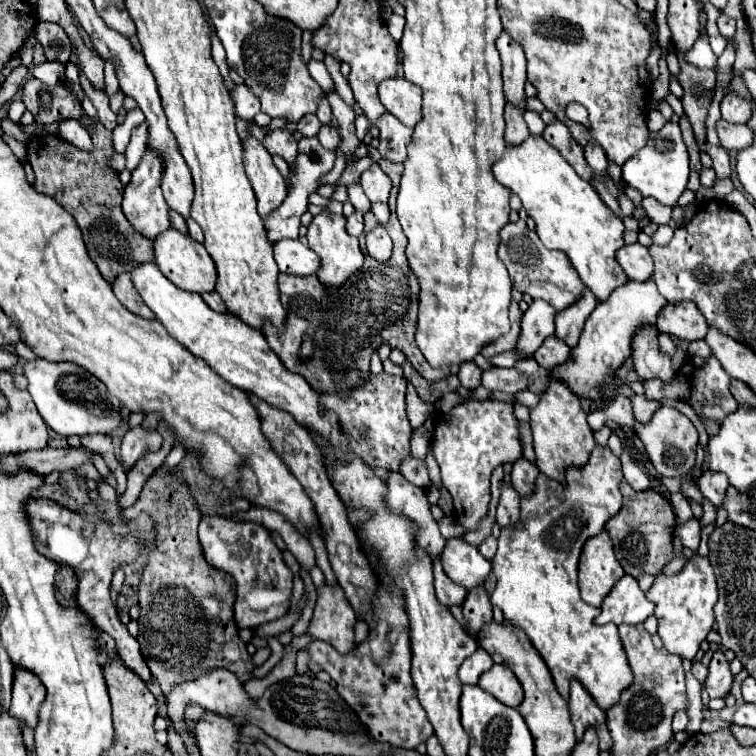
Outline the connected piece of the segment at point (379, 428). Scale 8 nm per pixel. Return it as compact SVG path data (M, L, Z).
M372 374L370 380L364 386L352 390L348 398L336 394L322 394L322 406L338 414L340 424L344 426L344 432L348 434L354 452L364 462L368 462L370 466L386 468L390 472L398 472L400 464L410 456L410 436L412 436L412 428L406 418L404 392L406 392L406 378Z

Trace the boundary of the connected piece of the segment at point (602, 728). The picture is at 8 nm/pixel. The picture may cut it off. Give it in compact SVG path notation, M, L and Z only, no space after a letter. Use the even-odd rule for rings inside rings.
M578 680L570 682L570 714L572 714L572 724L576 728L576 738L580 742L580 736L588 726L594 726L600 738L600 748L610 750L612 748L612 738L606 728L606 714L604 710L594 702L594 698L584 690L584 686Z

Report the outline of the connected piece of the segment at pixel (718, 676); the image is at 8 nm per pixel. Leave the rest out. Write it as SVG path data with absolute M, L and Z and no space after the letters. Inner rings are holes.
M722 650L714 652L710 666L708 666L708 678L704 684L710 698L724 698L732 688L732 680L734 676L730 672L730 662L726 660L724 652Z

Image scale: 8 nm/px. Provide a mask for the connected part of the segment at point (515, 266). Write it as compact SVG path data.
M524 220L508 222L500 230L498 258L508 268L512 284L514 284L514 288L518 292L530 294L532 298L546 300L546 302L550 302L558 310L564 310L570 304L574 304L580 298L582 290L584 290L584 284L582 284L578 272L574 270L574 266L570 264L568 256L562 254L560 250L548 250L548 248L544 248L544 244L540 242L538 234L530 232Z

